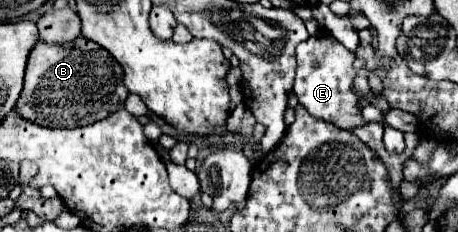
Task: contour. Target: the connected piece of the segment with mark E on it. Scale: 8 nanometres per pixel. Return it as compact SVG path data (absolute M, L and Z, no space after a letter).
M317 32L307 42L301 42L297 46L297 74L293 92L311 116L331 122L345 130L365 124L361 112L355 110L360 99L353 94L351 88L353 78L357 74L353 68L353 60L355 54L349 52L343 44L335 42L335 38L329 32Z

